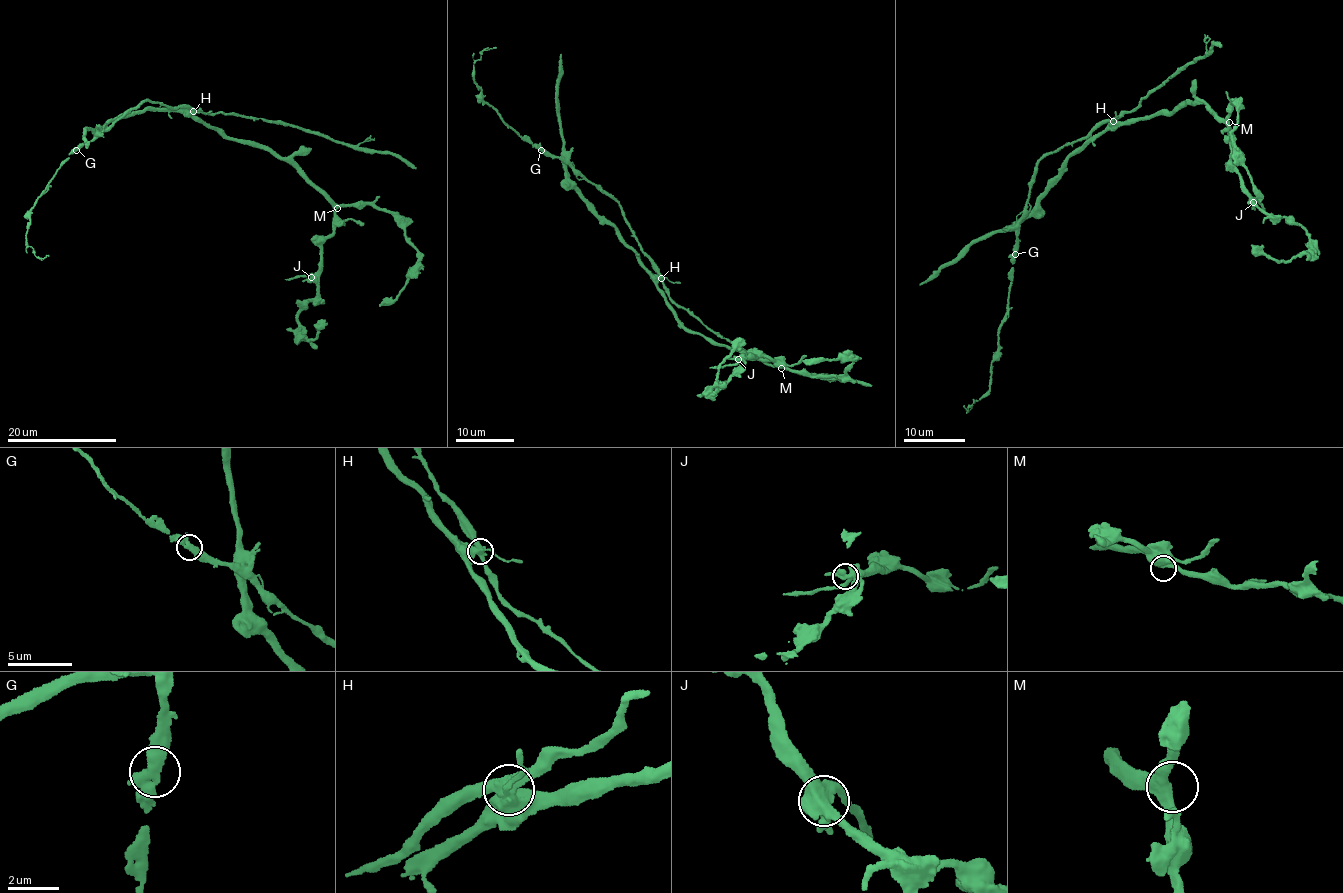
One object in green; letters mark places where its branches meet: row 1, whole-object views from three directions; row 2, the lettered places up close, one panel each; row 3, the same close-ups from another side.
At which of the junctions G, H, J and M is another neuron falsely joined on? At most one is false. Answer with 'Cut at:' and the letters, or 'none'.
Cut at: none

